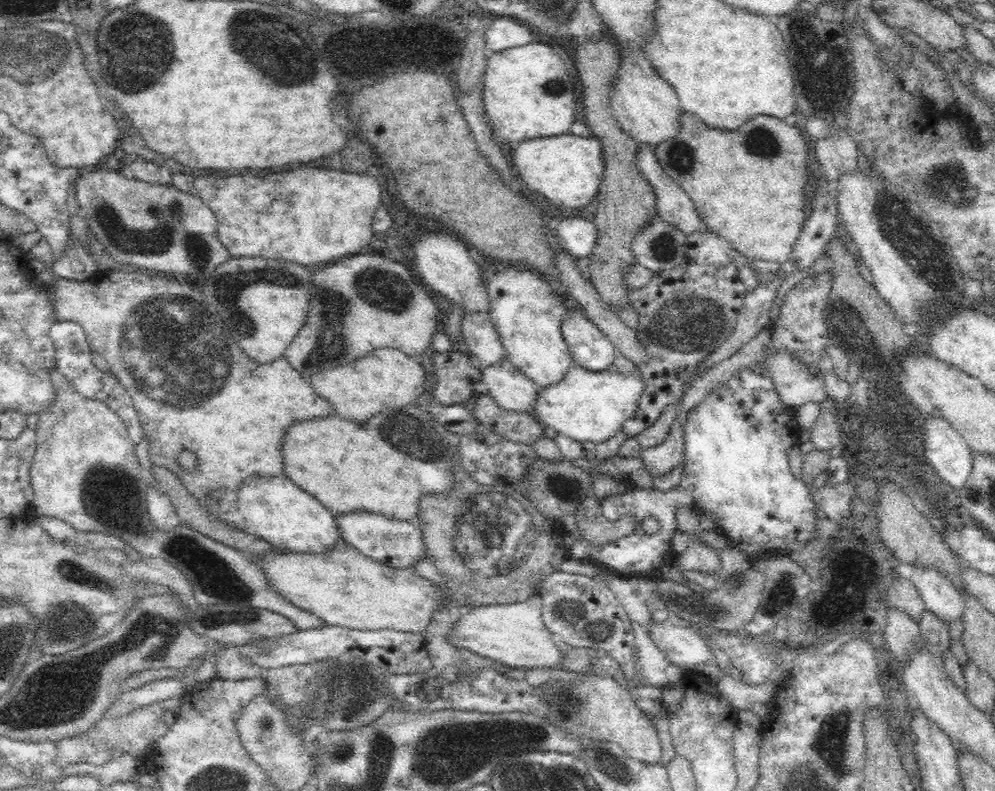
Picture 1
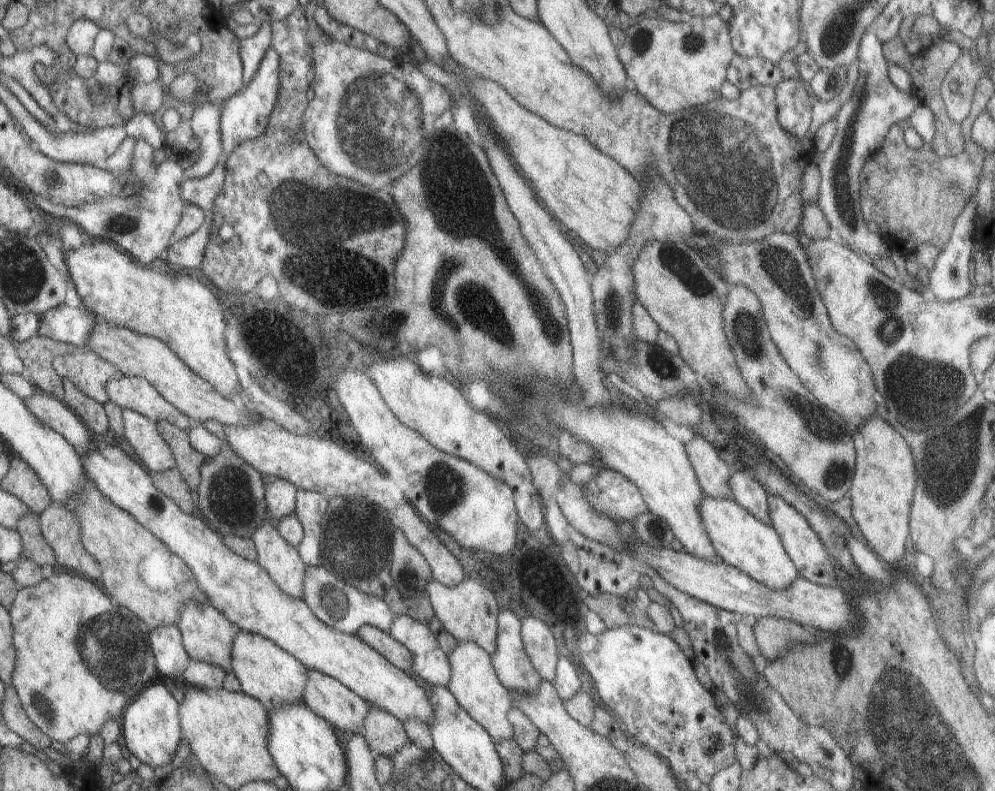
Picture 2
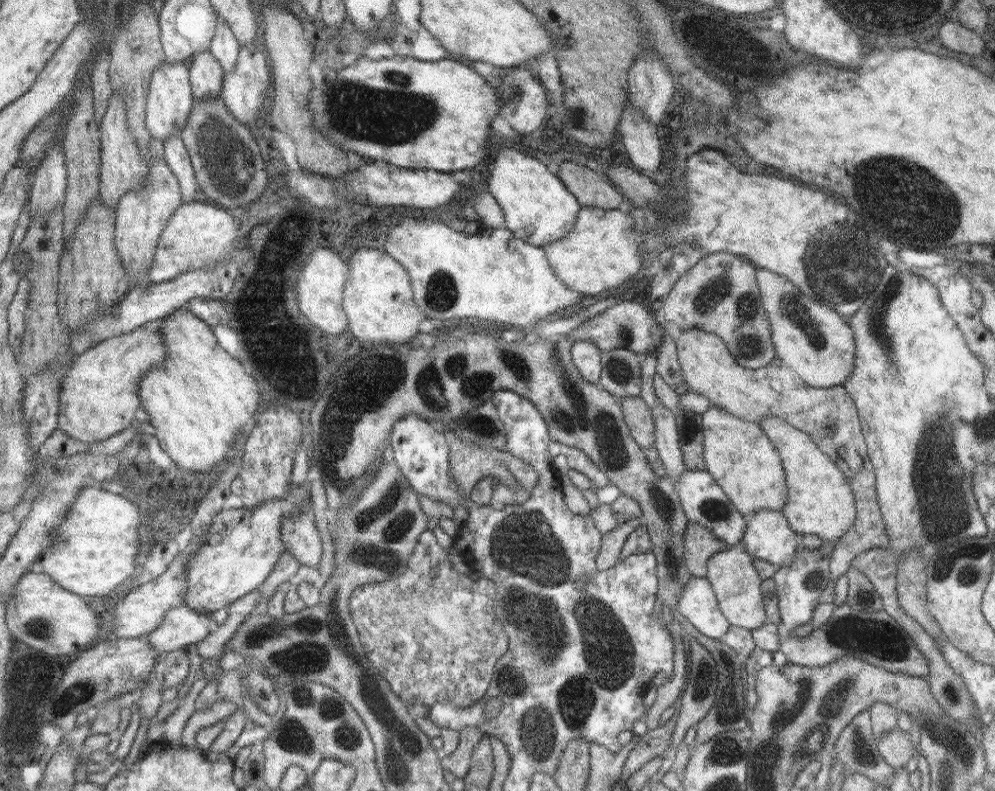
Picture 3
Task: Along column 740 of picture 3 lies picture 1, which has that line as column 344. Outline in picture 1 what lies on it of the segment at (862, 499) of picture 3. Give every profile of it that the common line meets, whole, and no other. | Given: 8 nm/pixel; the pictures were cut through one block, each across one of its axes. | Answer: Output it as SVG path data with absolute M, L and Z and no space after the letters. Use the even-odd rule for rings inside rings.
M376 348L348 364L318 370L310 374L308 380L314 392L326 398L336 408L338 416L360 424L366 422L370 416L378 414L380 410L404 408L420 394L424 394L428 384L426 370L420 360L416 356L400 352L398 348Z

